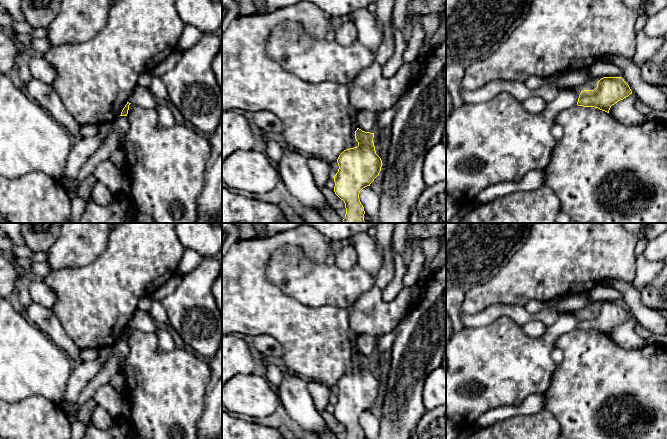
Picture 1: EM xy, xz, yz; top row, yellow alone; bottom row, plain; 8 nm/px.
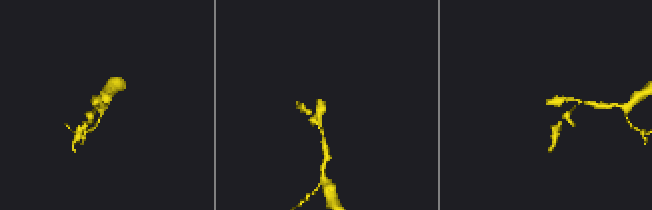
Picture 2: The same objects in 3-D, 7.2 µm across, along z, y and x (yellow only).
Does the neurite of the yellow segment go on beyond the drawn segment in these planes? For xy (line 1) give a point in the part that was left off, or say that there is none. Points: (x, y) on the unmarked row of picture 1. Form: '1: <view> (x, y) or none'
1: none

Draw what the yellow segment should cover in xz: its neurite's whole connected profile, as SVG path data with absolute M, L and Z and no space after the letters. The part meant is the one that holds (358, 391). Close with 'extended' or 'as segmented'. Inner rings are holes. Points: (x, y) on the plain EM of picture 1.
M357 352L358 370L344 374L337 383L339 393L334 400L334 416L345 427L345 439L365 438L359 417L370 410L381 395L382 384L376 378L373 362L374 357Z; as segmented

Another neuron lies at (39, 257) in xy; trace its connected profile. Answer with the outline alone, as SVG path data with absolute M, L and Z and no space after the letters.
M46 251L36 252L30 259L34 263L44 263L47 261L47 252Z

